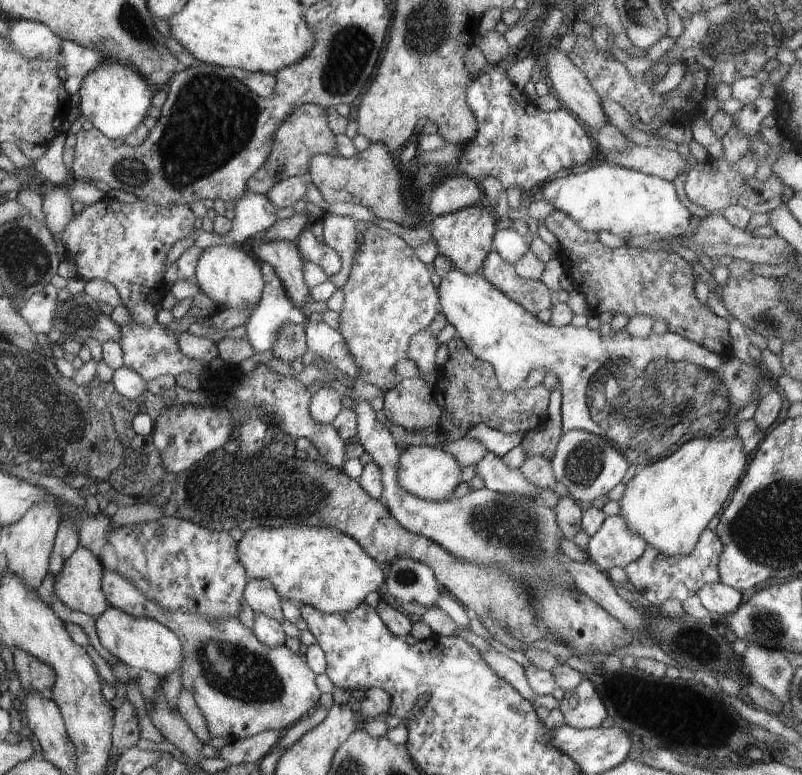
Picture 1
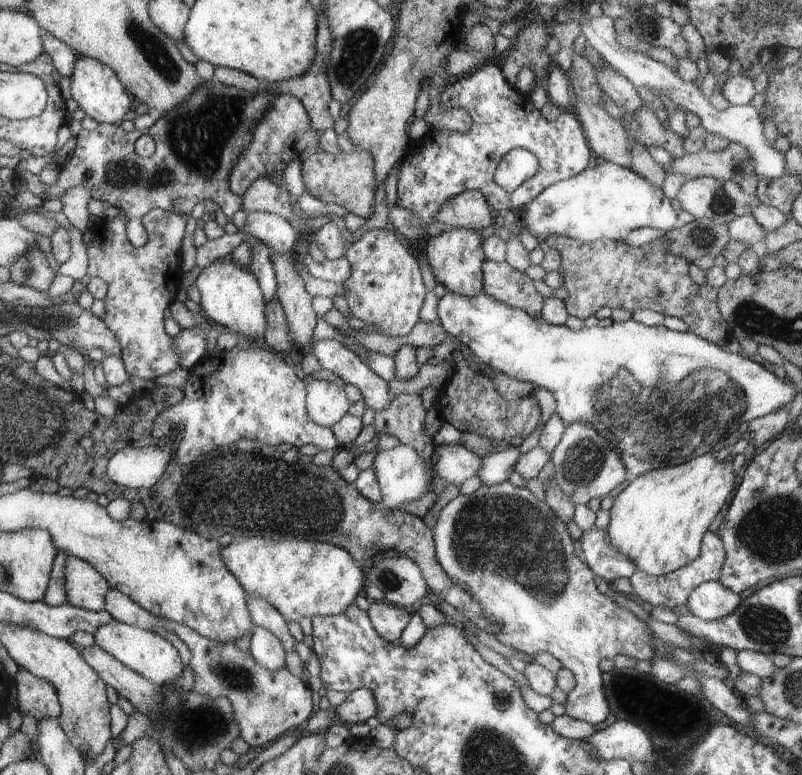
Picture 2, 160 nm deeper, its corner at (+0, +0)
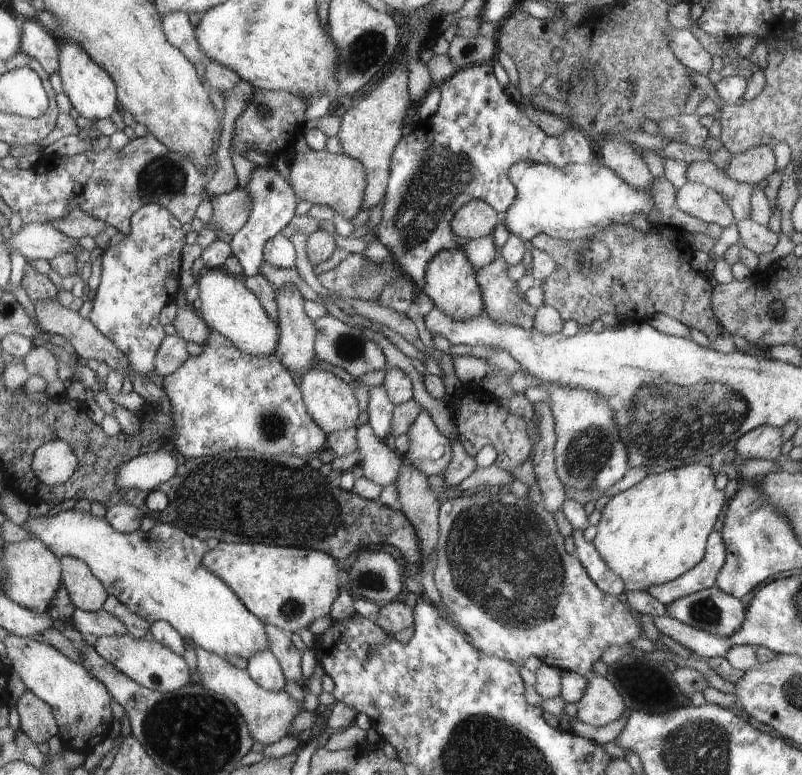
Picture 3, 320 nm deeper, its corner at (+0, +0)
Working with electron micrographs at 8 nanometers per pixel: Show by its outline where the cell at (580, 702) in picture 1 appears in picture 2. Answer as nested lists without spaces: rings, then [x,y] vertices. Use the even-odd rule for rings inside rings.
[[[509,480],[497,485],[482,485],[478,490],[470,495],[459,494],[449,501],[440,512],[436,526],[433,530],[433,539],[436,541],[436,555],[442,568],[447,575],[462,588],[465,588],[472,600],[475,600],[481,608],[482,614],[491,622],[497,631],[494,636],[510,648],[526,652],[531,656],[538,653],[551,654],[563,664],[564,668],[575,674],[575,687],[567,694],[565,714],[574,720],[584,722],[585,726],[600,724],[608,718],[610,714],[609,700],[606,700],[606,691],[603,685],[602,671],[600,671],[600,661],[610,656],[611,658],[624,654],[624,656],[634,657],[637,660],[652,660],[654,658],[655,638],[651,635],[648,625],[639,619],[630,609],[619,606],[610,596],[602,594],[596,587],[594,581],[595,574],[590,567],[578,558],[574,553],[574,541],[566,530],[566,525],[558,518],[558,515],[546,504],[546,501],[539,500],[533,493],[525,487],[516,487]]]

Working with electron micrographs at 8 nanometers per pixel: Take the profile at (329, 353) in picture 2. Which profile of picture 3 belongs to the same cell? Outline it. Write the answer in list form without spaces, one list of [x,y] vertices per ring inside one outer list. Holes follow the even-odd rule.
[[[370,387],[371,394],[368,403],[369,425],[374,434],[382,440],[386,440],[391,434],[391,418],[395,404],[388,398],[386,389]]]

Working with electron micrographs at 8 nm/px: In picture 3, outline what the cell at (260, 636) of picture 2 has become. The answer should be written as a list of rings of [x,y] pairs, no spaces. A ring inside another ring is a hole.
[[[269,648],[248,659],[246,670],[262,688],[274,692],[284,691],[286,677],[278,659]]]

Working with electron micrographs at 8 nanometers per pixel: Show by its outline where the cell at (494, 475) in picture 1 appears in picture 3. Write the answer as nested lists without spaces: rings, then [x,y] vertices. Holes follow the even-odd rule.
[[[422,408],[419,418],[401,439],[404,461],[427,477],[444,474],[453,452],[451,440],[438,431],[428,411]]]

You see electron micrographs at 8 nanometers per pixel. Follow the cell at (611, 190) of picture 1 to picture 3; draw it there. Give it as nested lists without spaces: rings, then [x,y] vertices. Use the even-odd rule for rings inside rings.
[[[520,160],[510,167],[506,180],[507,185],[517,190],[517,195],[506,209],[503,224],[524,242],[531,241],[537,234],[564,240],[589,239],[610,224],[630,223],[638,212],[647,217],[654,208],[650,194],[630,186],[598,160],[562,168]]]

